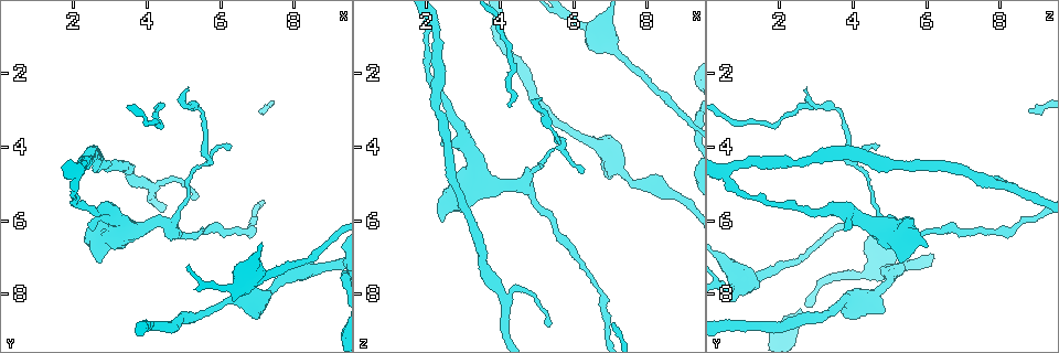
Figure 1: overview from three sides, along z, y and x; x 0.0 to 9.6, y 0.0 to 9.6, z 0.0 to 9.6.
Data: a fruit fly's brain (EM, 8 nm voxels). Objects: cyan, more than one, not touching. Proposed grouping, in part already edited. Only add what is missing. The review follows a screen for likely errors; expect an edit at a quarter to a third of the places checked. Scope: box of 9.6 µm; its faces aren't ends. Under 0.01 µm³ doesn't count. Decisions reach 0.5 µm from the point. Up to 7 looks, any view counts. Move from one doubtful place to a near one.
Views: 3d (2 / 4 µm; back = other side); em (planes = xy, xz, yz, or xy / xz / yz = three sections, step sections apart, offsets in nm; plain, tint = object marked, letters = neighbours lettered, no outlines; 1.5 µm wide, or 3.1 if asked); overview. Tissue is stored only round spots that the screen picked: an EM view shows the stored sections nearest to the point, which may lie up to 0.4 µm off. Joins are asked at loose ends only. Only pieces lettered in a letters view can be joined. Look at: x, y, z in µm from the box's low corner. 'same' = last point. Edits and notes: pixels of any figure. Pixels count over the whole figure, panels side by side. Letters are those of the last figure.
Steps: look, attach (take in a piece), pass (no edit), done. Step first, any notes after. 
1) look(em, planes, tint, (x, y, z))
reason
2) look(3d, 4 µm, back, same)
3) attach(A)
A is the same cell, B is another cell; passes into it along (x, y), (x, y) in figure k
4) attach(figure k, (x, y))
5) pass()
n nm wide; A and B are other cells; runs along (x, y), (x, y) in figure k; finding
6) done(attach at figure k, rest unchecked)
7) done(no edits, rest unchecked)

look(em, planes, letters, (4.35, 3.00, 2.85))

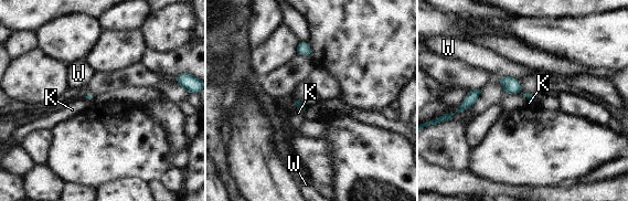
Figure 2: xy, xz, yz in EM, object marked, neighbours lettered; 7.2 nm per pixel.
pass()
K and W are other cells; border along (293, 102), (298, 108), (304, 109) in figure 2; no lettered piece goes on from it

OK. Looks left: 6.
look(em, xz, step 4, letters, (6.20, 4.00, 4.70))
an open end

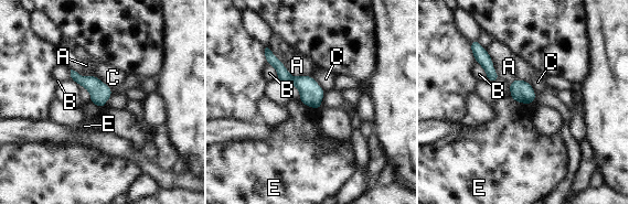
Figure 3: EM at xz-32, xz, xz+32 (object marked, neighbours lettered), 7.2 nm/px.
pass()
140 nm wide; A, B, C and E are other cells; runs along (268, 55), (318, 105) in figure 3; no lettered piece goes on from it

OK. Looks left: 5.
look(3d, 4 µm, (6.95, 8.40, 4.85))
stops while still wide

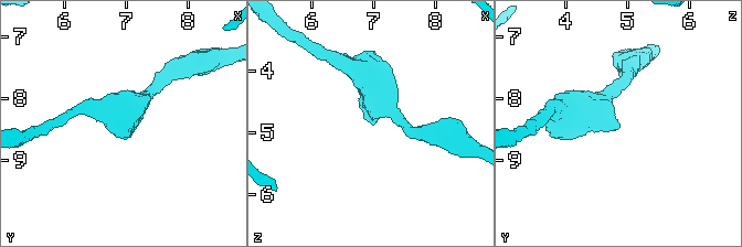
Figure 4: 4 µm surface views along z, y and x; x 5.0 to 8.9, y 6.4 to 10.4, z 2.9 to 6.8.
look(em, xz, step 4, letters, (7.00, 8.50, 4.85))
now the EM

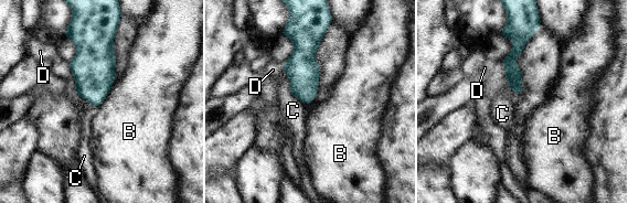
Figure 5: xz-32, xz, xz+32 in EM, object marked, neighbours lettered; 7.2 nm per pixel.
pass()
B, C and D are other cells; runs along (527, 36), (512, 56), (518, 91) in figure 5; no lettered piece goes on from it

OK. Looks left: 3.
done(no edits, rest unchecked)

